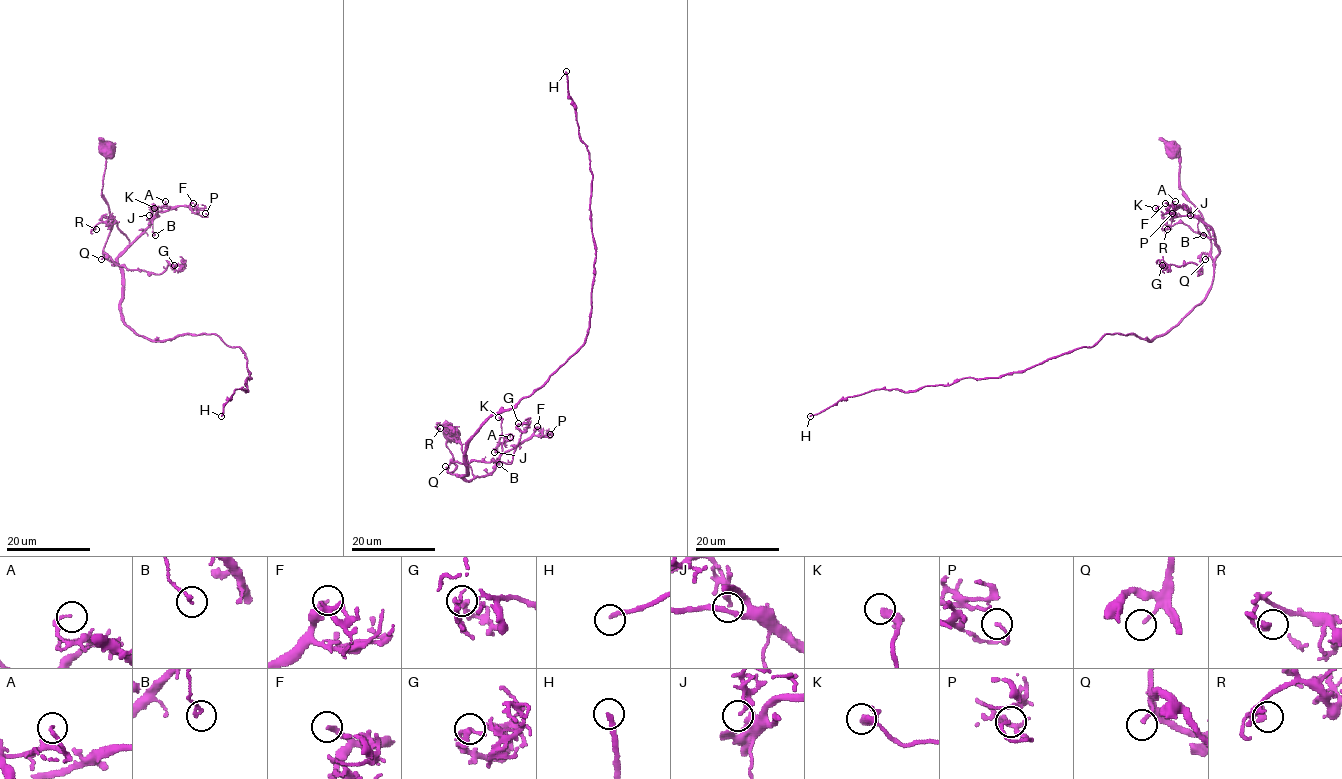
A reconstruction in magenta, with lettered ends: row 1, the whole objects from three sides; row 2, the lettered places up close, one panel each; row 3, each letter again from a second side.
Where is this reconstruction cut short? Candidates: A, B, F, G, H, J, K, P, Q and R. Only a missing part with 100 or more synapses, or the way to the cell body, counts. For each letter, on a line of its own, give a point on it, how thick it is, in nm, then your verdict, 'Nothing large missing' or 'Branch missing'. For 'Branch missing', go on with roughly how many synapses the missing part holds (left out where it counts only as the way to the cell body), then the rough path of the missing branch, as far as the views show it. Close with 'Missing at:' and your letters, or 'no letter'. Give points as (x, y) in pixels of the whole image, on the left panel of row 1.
A: Place: (165, 201). Thickness 160 nm. Nothing large missing
B: Place: (155, 235). Thickness 160 nm. Nothing large missing
F: Place: (193, 203). Thickness 240 nm. Nothing large missing
G: Place: (174, 265). Thickness 280 nm. Nothing large missing
H: Place: (221, 416). Thickness 200 nm. Branch missing. Roughly 350 synapses. Course of what is missing: (221, 416), (152, 298), (167, 178), (96, 14)
J: Place: (149, 215). Thickness 280 nm. Nothing large missing
K: Place: (154, 208). Thickness 240 nm. Nothing large missing
P: Place: (205, 213). Thickness 120 nm. Nothing large missing
Q: Place: (101, 259). Thickness 150 nm. Nothing large missing
R: Place: (96, 229). Thickness 280 nm. Nothing large missing
Missing at: H

